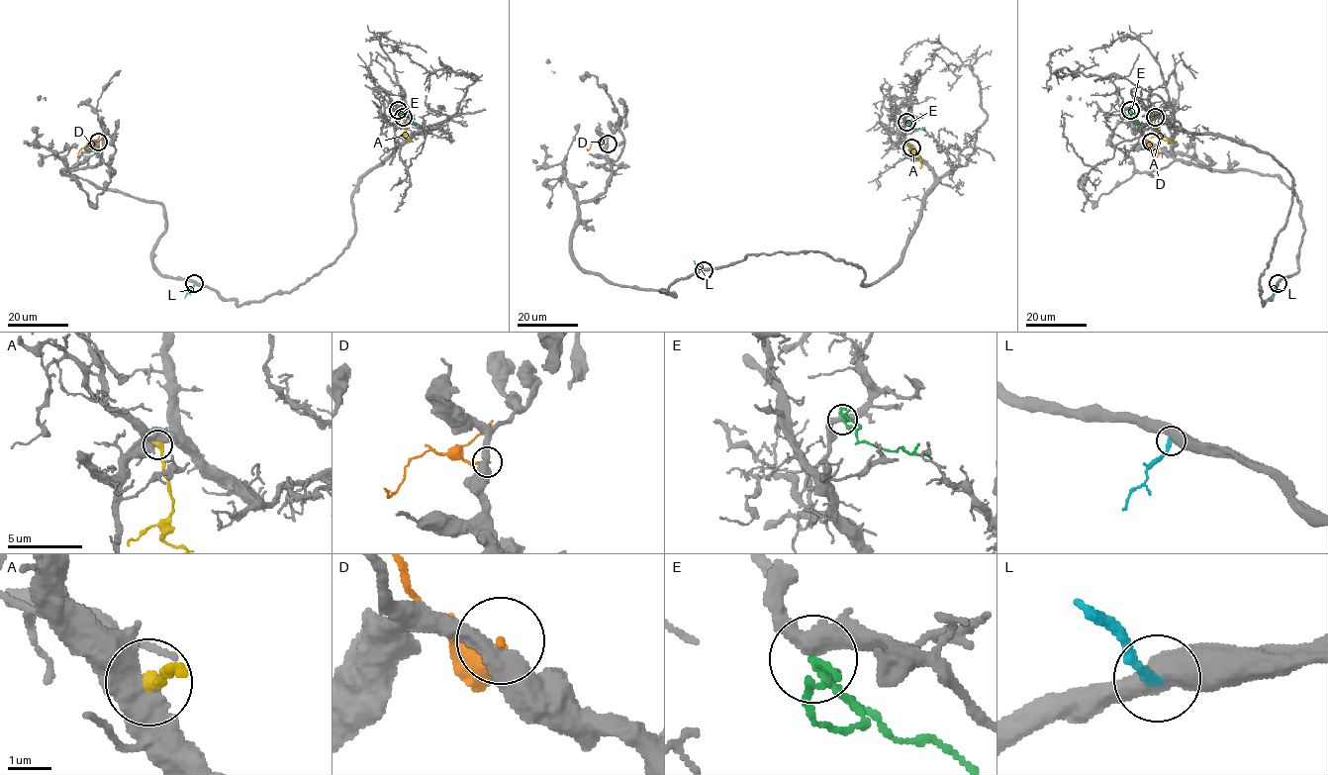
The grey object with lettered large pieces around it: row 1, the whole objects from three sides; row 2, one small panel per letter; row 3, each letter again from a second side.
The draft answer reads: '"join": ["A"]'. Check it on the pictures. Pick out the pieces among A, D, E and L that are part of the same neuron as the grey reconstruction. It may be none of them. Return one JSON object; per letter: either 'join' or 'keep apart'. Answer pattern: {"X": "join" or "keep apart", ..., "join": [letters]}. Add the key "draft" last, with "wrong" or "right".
{"A": "keep apart", "D": "keep apart", "E": "join", "L": "keep apart", "join": ["E"], "draft": "wrong"}

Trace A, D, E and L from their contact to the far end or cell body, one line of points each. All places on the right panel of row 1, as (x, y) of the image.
A: (1155, 118), (1155, 128), (1162, 138), (1175, 141)
D: (1152, 142), (1149, 145), (1158, 151), (1157, 157)
E: (1130, 110), (1138, 122)
L: (1278, 283), (1269, 298)

